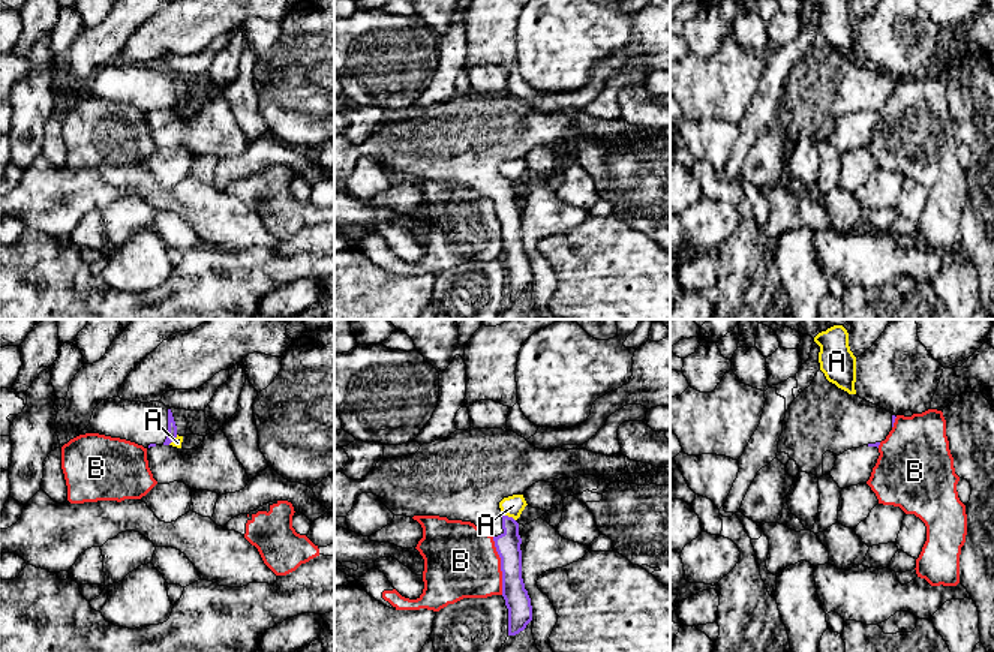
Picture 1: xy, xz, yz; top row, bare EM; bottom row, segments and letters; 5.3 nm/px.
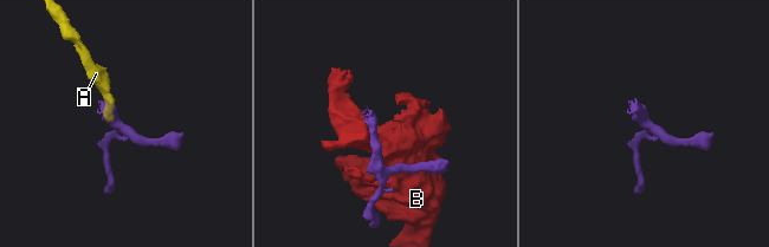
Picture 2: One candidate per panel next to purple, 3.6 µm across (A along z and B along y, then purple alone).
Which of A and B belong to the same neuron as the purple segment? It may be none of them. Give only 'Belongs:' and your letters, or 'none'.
Belongs: none

